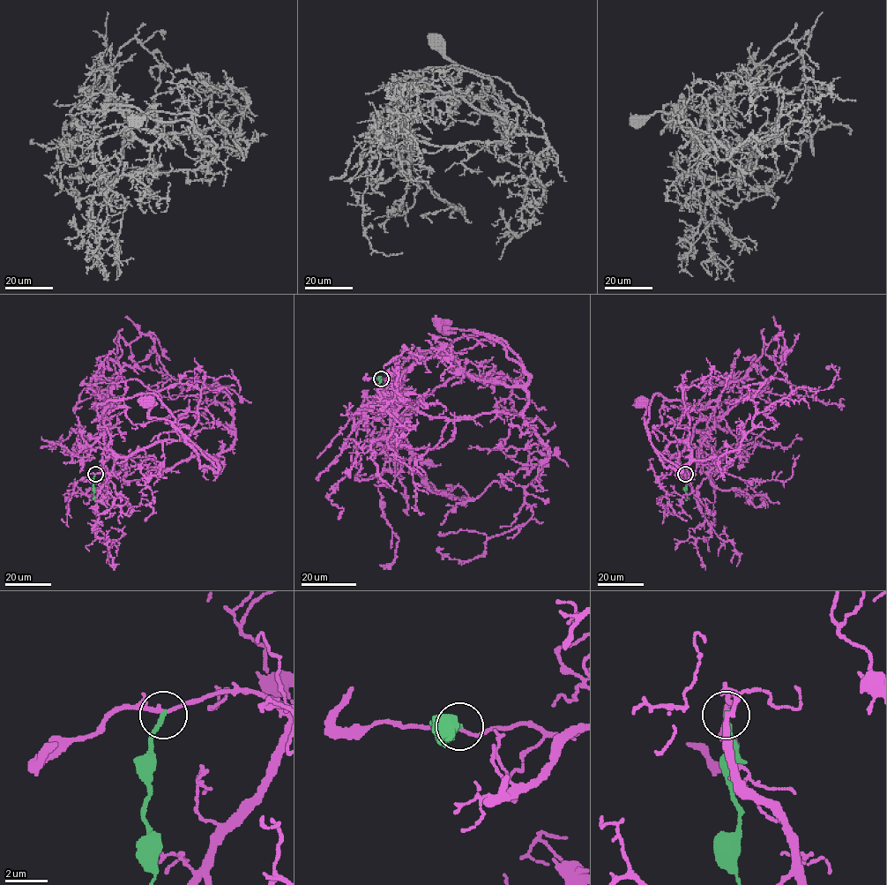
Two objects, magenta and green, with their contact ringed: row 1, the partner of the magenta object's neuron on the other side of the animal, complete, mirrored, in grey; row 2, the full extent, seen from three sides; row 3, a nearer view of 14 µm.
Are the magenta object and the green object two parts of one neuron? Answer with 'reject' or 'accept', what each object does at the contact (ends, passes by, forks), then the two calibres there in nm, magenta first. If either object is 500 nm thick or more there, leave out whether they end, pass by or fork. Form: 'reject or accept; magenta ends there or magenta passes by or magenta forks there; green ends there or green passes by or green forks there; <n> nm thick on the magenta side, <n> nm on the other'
reject; magenta passes by; green ends there; 170 nm thick on the magenta side, 220 nm on the other

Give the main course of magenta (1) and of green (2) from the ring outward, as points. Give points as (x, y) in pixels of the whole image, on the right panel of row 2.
1: (685, 475), (680, 456), (701, 446), (707, 435), (707, 418), (689, 404), (656, 393), (645, 424), (644, 402)
2: (684, 475), (688, 495), (685, 499)

